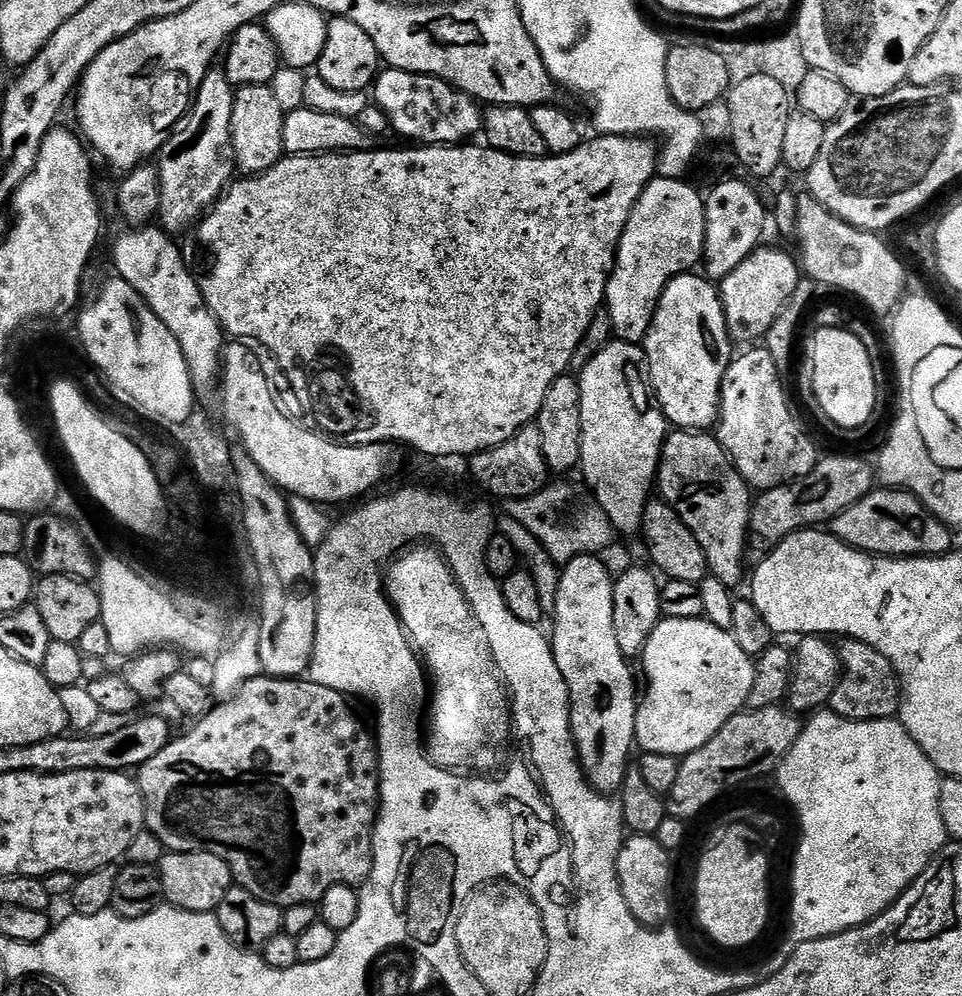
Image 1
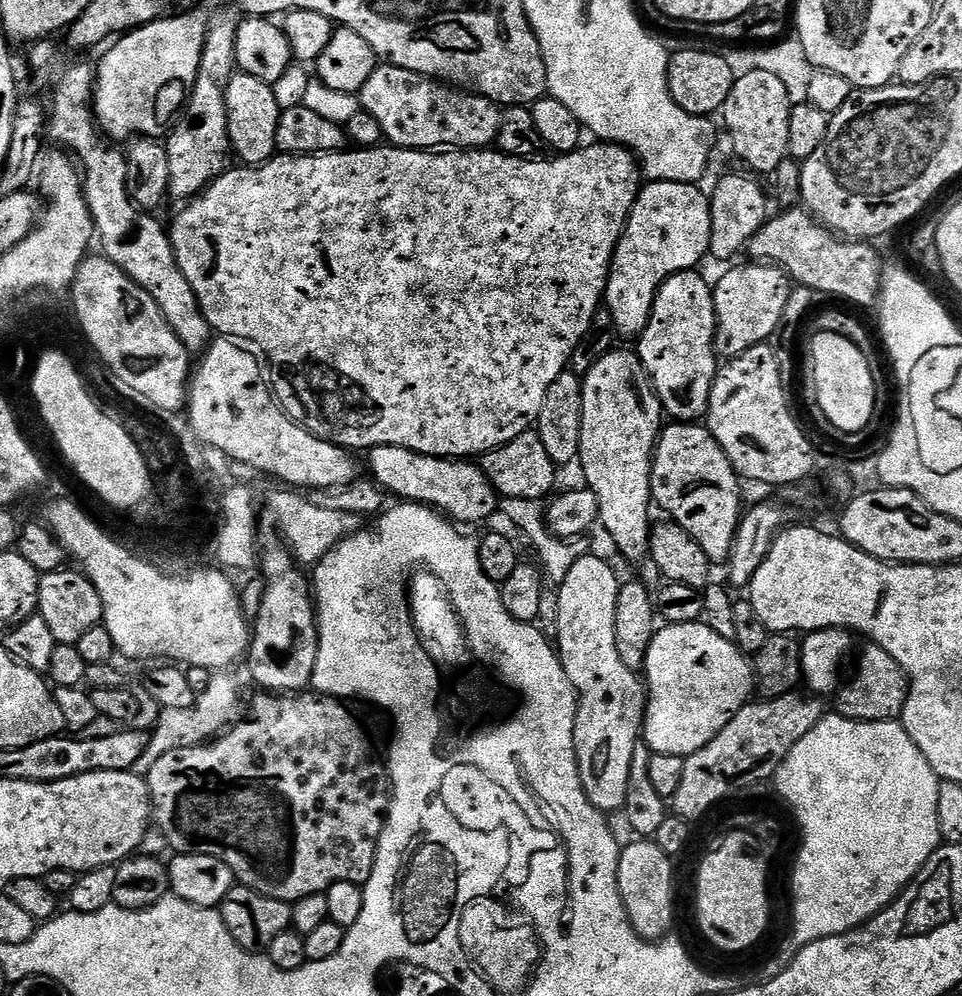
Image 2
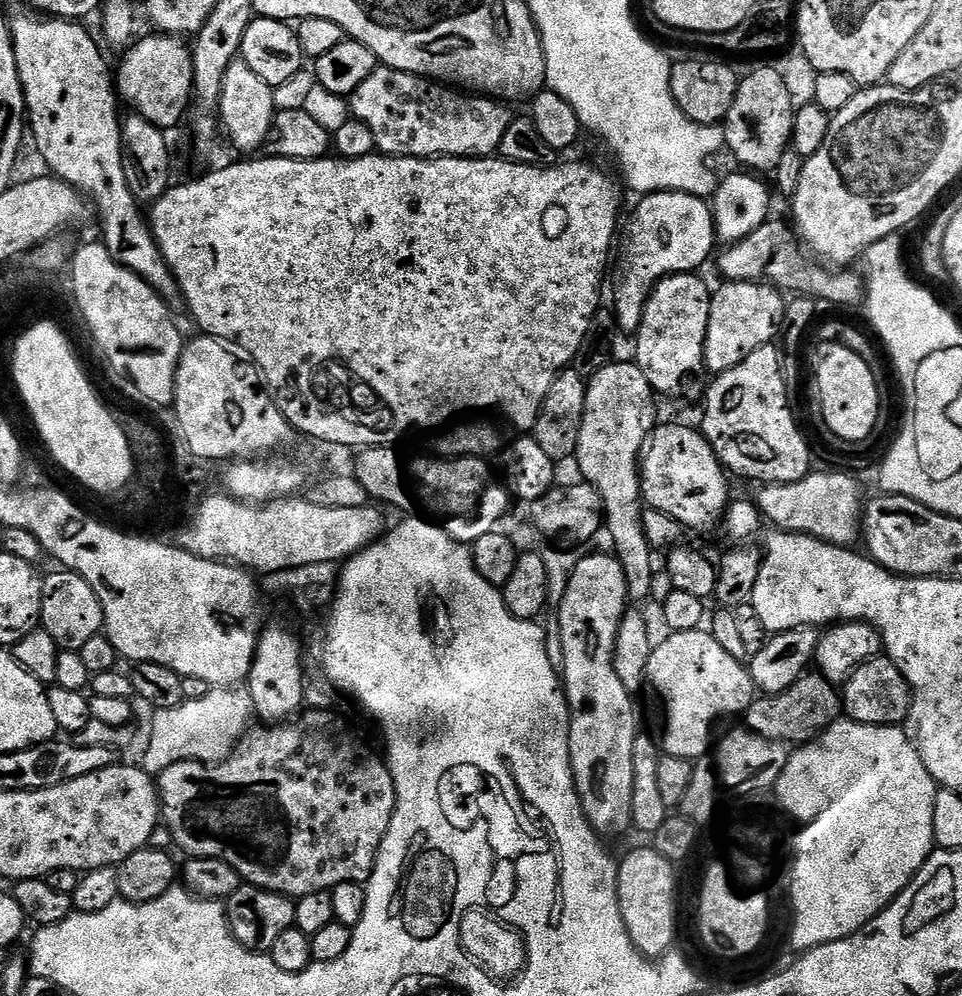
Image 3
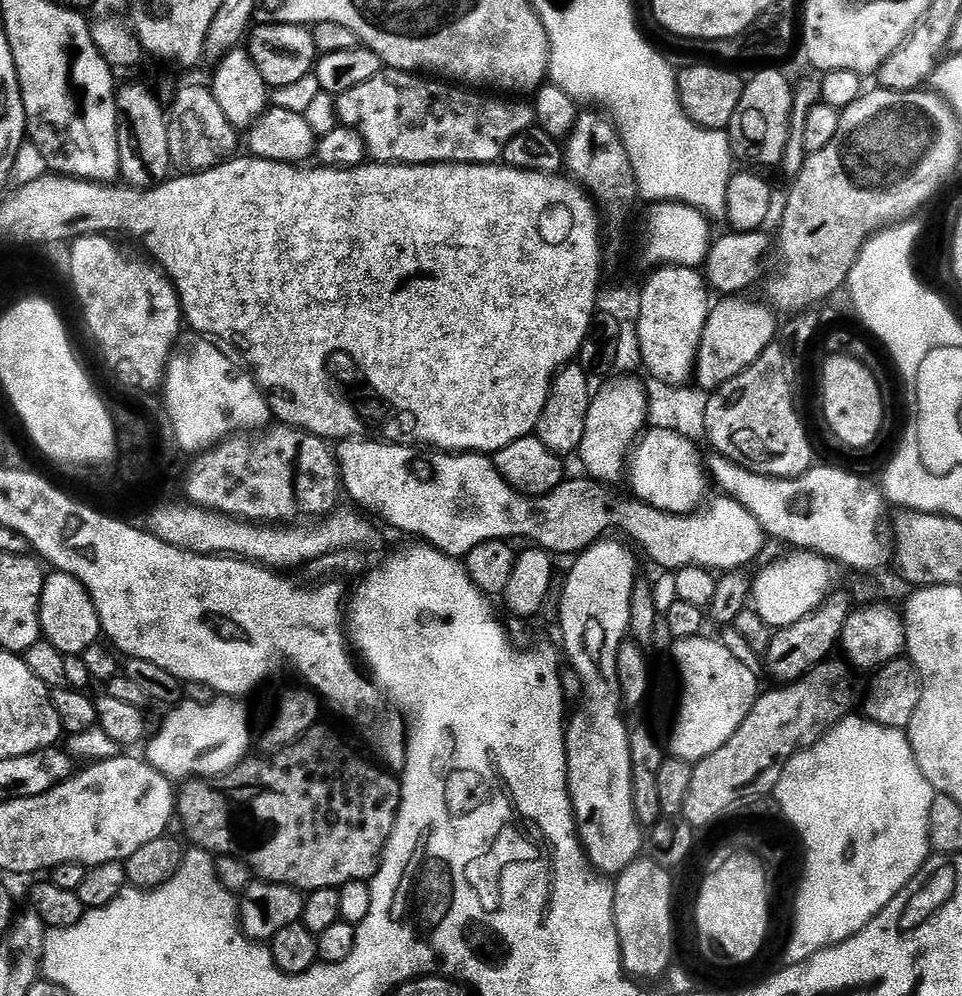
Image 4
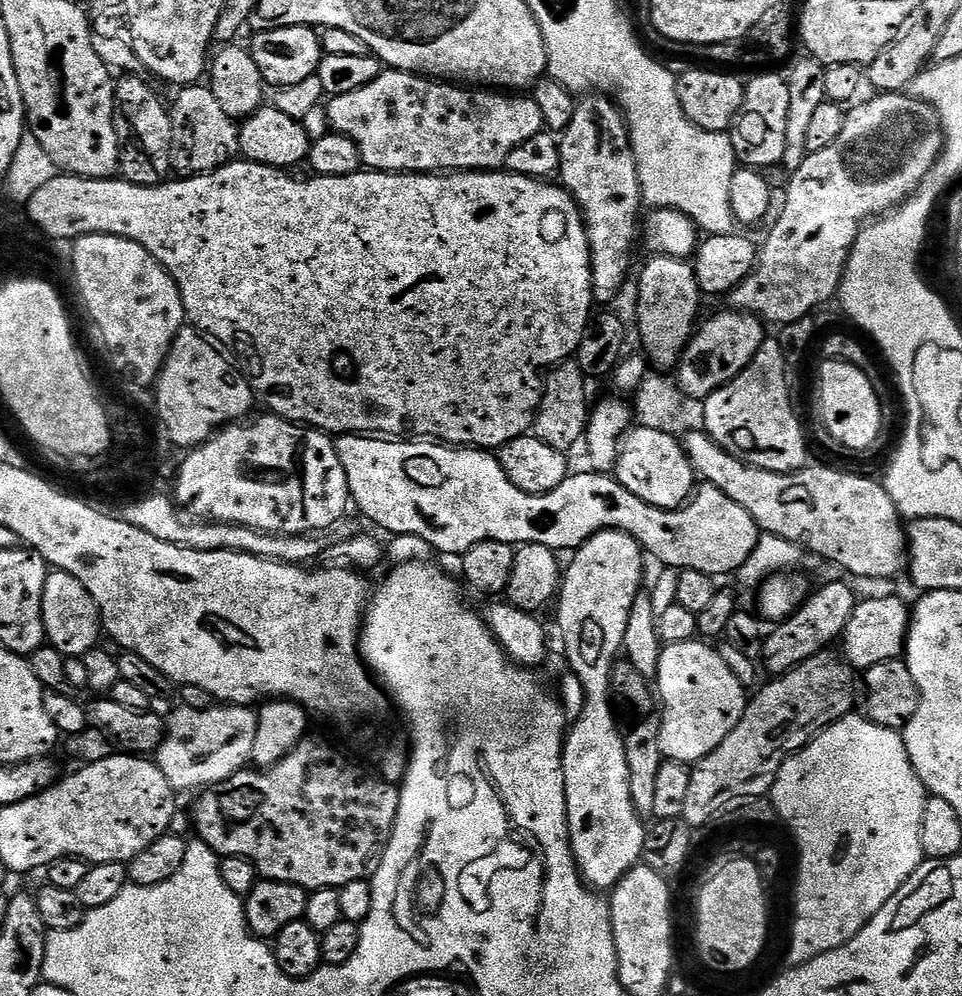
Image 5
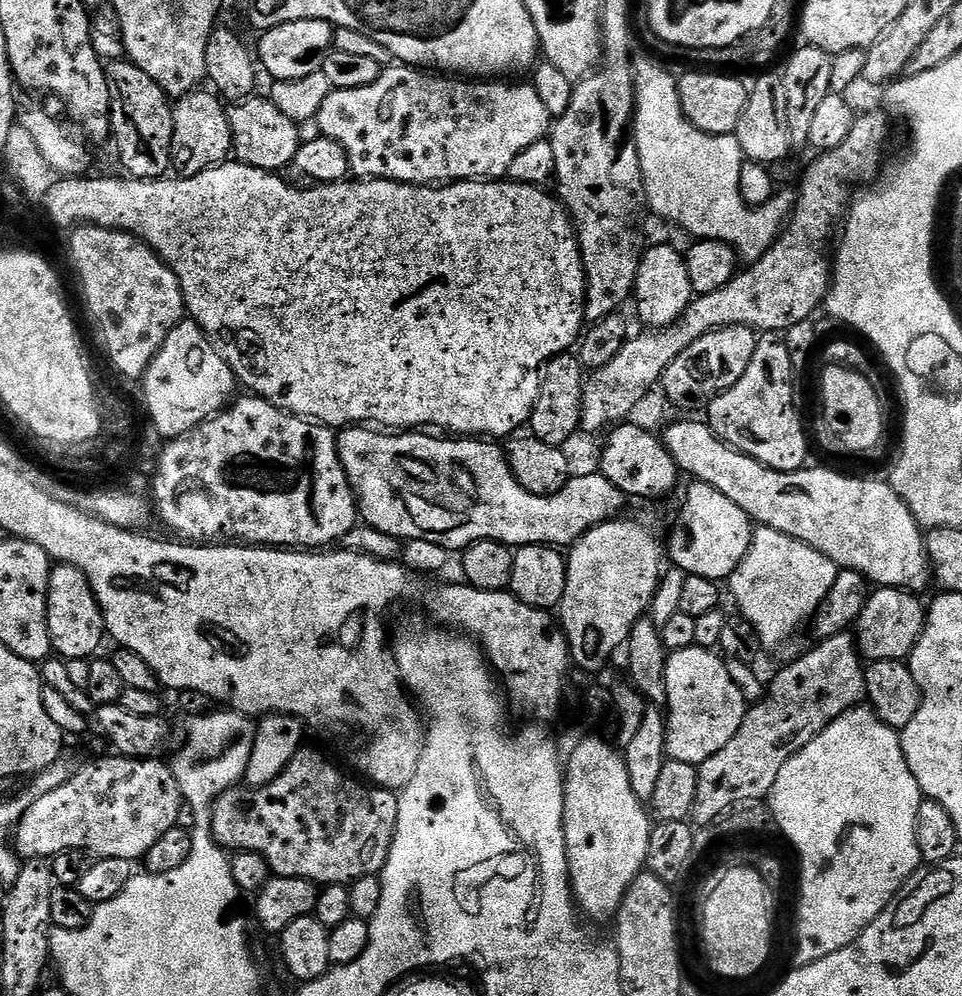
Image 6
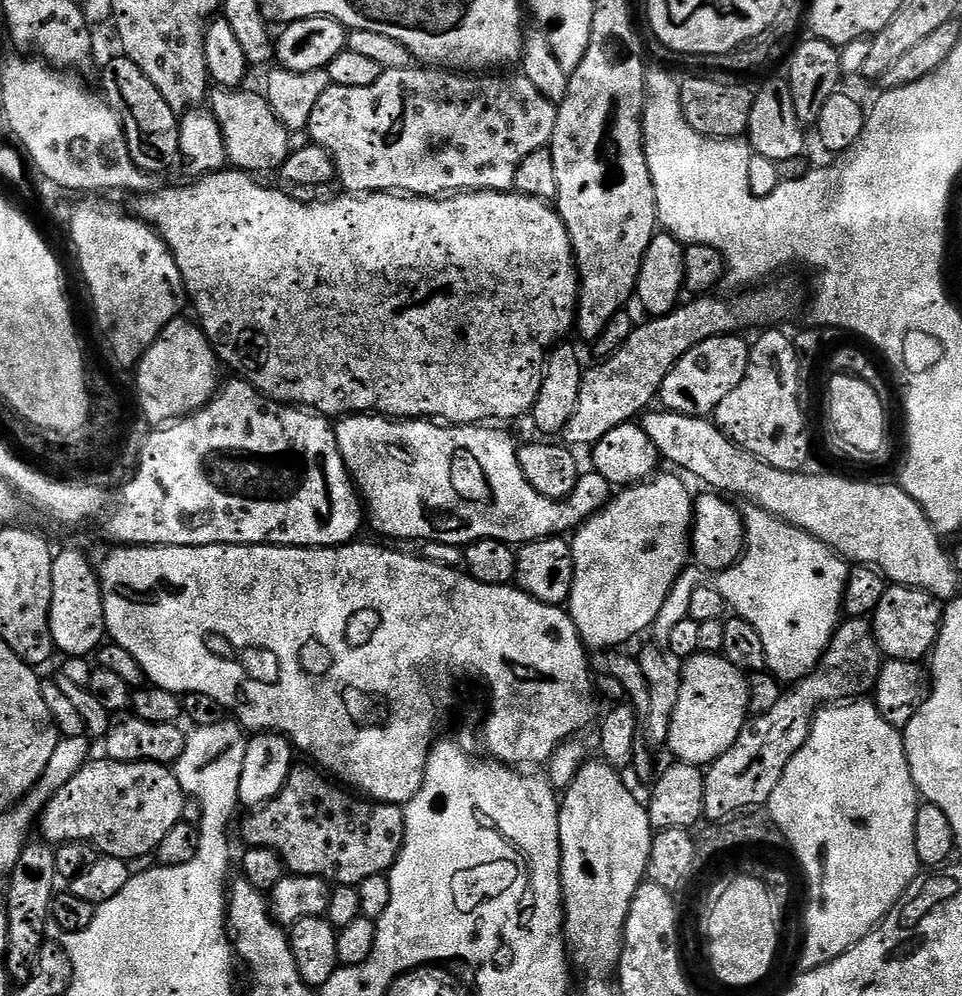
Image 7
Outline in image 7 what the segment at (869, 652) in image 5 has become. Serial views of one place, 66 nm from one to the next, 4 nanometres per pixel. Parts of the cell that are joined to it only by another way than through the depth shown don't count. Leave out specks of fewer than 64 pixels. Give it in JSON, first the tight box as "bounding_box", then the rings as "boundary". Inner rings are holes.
{"bounding_box":[870,587,941,661],"boundary":[[[885,587],[876,611],[870,616],[872,632],[881,653],[890,660],[923,661],[931,653],[940,633],[941,601],[917,588]]]}

